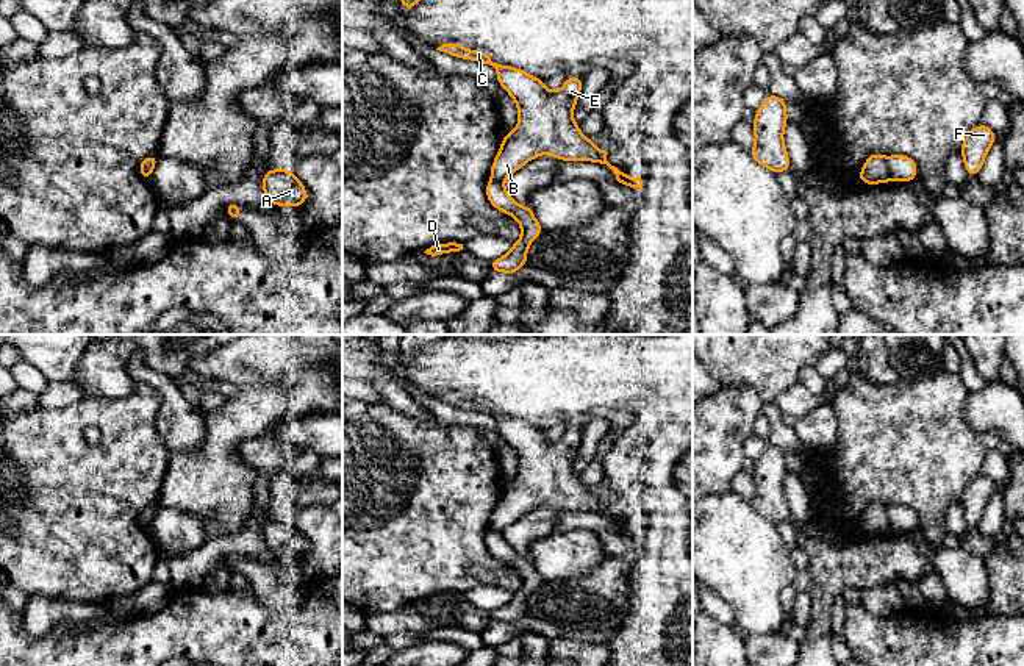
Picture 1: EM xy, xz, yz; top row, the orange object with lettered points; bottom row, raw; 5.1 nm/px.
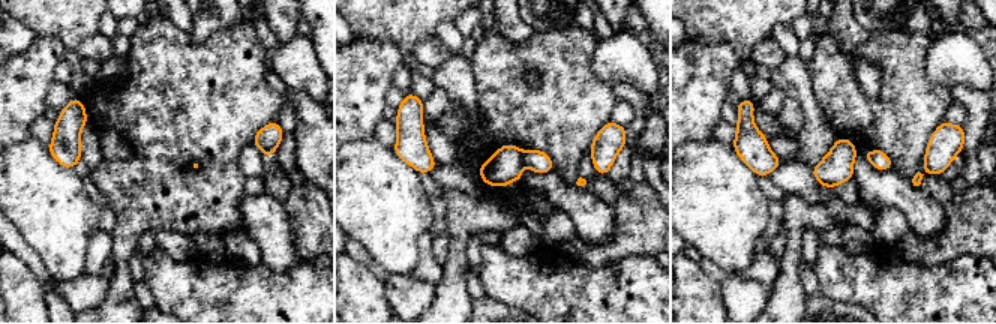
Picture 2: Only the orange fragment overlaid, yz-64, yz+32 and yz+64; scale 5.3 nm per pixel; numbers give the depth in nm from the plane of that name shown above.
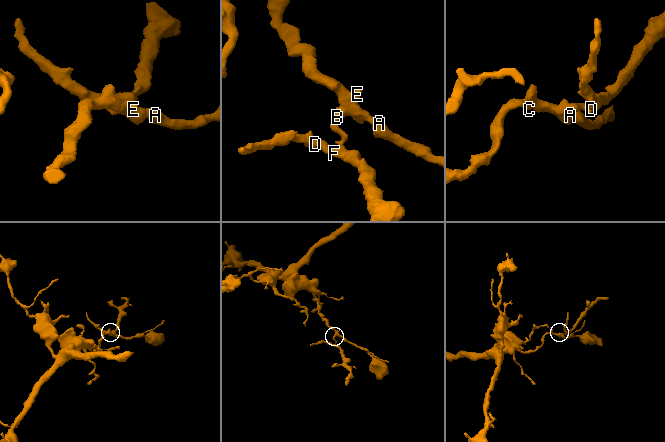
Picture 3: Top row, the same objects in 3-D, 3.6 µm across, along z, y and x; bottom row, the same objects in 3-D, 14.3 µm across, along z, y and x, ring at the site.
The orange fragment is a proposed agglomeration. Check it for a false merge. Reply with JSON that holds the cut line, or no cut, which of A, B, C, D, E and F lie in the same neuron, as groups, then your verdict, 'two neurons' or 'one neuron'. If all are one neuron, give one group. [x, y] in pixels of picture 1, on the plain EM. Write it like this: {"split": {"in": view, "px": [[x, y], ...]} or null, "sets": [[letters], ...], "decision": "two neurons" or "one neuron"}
{"split": {"in": "yz", "px": [[887, 508], [891, 529]]}, "sets": [["A", "B", "C", "E"], ["D", "F"]], "decision": "two neurons"}

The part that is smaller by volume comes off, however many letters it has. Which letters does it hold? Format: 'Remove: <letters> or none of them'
Remove: D, F

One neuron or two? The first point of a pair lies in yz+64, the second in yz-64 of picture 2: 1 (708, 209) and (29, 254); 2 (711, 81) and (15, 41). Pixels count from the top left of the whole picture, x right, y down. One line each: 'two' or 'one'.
1: two
2: two

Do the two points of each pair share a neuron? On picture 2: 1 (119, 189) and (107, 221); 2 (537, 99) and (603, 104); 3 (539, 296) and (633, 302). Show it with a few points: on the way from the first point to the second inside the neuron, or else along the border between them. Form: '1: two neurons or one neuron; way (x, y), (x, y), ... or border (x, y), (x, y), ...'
1: two neurons; border (108, 203), (114, 215), (111, 233)
2: one neuron; way (554, 104), (587, 104)
3: one neuron; way (563, 296), (606, 297), (609, 300)

